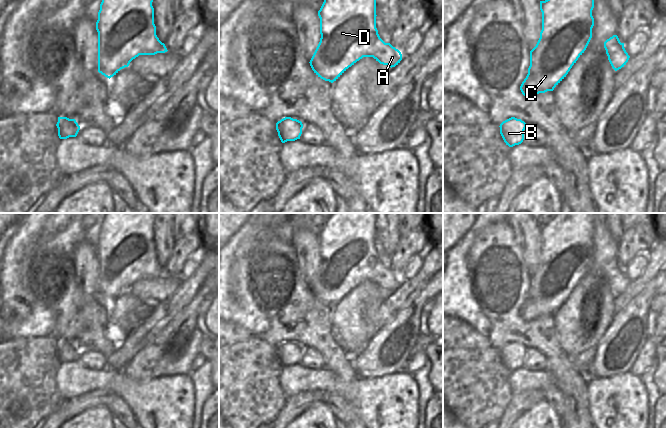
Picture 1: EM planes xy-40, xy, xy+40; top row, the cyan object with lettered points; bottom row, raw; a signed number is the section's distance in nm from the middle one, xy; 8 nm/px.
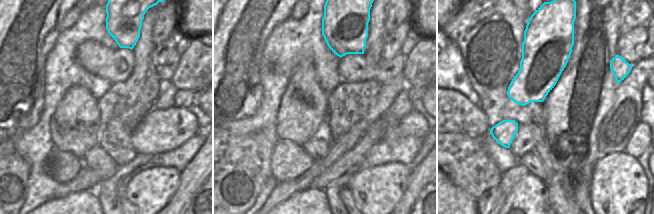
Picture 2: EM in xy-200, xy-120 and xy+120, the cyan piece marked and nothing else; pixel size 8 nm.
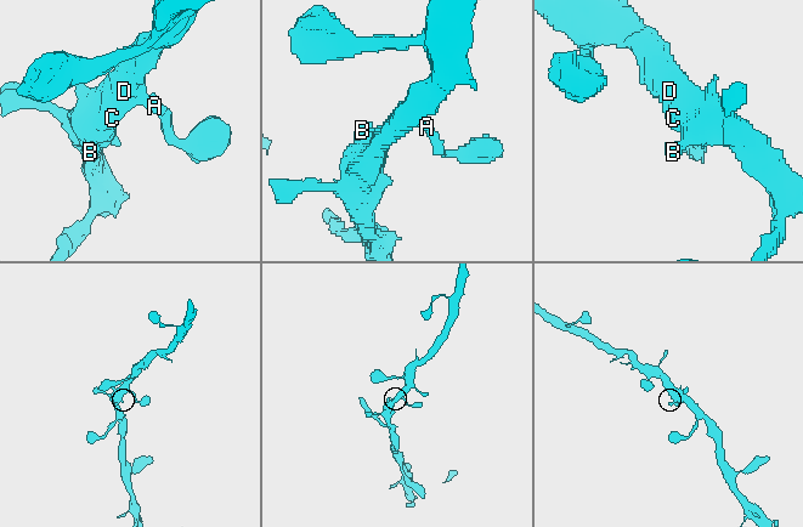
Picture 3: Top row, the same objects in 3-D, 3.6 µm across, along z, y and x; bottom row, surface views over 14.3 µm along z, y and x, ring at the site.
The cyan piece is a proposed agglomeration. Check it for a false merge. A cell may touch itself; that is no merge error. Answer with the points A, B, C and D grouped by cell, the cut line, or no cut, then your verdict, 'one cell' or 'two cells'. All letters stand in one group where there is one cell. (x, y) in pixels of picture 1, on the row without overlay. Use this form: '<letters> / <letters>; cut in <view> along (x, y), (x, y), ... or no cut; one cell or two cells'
A B C D; no cut; one cell

